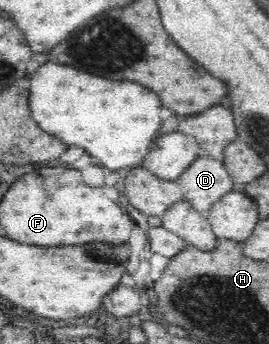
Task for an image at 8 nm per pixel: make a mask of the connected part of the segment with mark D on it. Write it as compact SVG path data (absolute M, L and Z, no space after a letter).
M199 156L175 180L188 201L201 214L207 214L215 202L232 192L233 178L223 161Z

